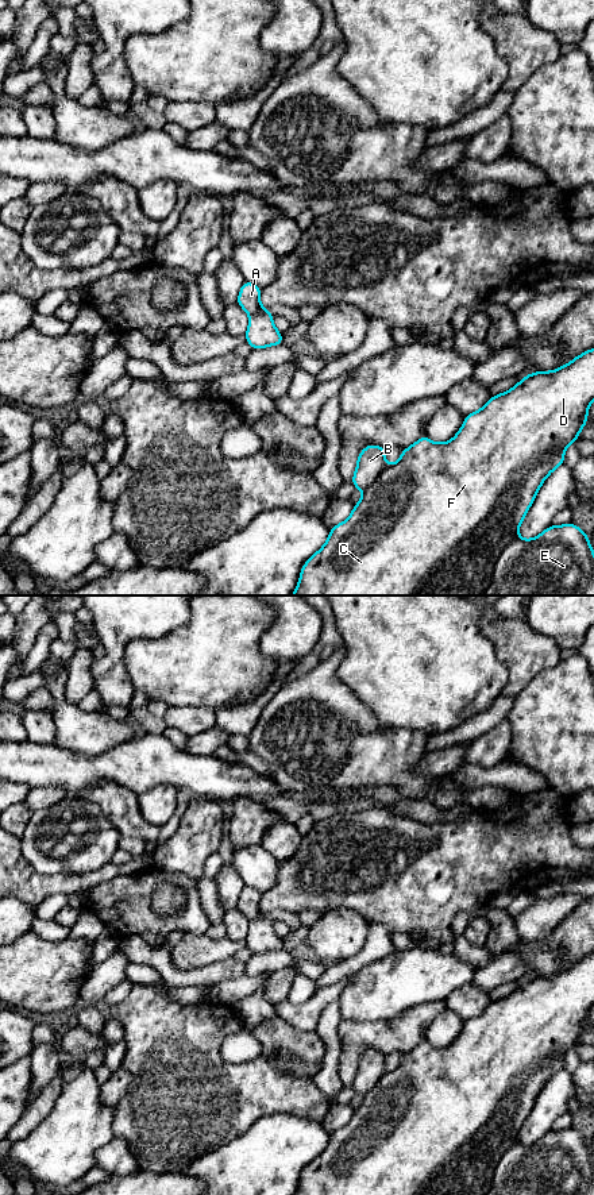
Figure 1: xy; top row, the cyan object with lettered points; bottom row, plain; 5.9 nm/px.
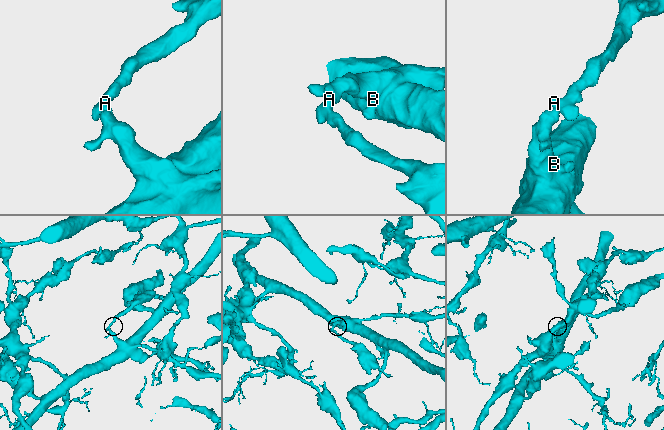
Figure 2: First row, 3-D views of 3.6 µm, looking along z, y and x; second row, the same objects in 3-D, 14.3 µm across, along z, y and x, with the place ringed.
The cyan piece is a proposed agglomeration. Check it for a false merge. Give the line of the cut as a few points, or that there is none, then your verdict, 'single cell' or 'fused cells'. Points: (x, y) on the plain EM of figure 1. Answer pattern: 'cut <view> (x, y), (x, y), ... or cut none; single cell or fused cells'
cut none; single cell

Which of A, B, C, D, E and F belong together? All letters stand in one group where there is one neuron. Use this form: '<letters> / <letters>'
A B C D E F

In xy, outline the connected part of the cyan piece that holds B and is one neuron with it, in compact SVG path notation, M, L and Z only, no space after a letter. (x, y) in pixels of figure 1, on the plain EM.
M594 953L578 960L568 970L554 976L526 979L510 995L491 1001L486 1010L467 1021L454 1044L446 1048L433 1048L425 1040L410 1052L402 1055L397 1068L387 1071L386 1055L369 1049L358 1061L356 1075L350 1086L356 1094L363 1095L362 1105L354 1110L351 1121L329 1134L327 1148L310 1161L301 1172L296 1195L594 1195L594 1156L586 1137L574 1127L549 1130L539 1141L525 1145L518 1141L518 1133L529 1115L544 1084L564 1068L564 1056L575 1048L580 1034L589 1028L587 1015L594 1006Z

